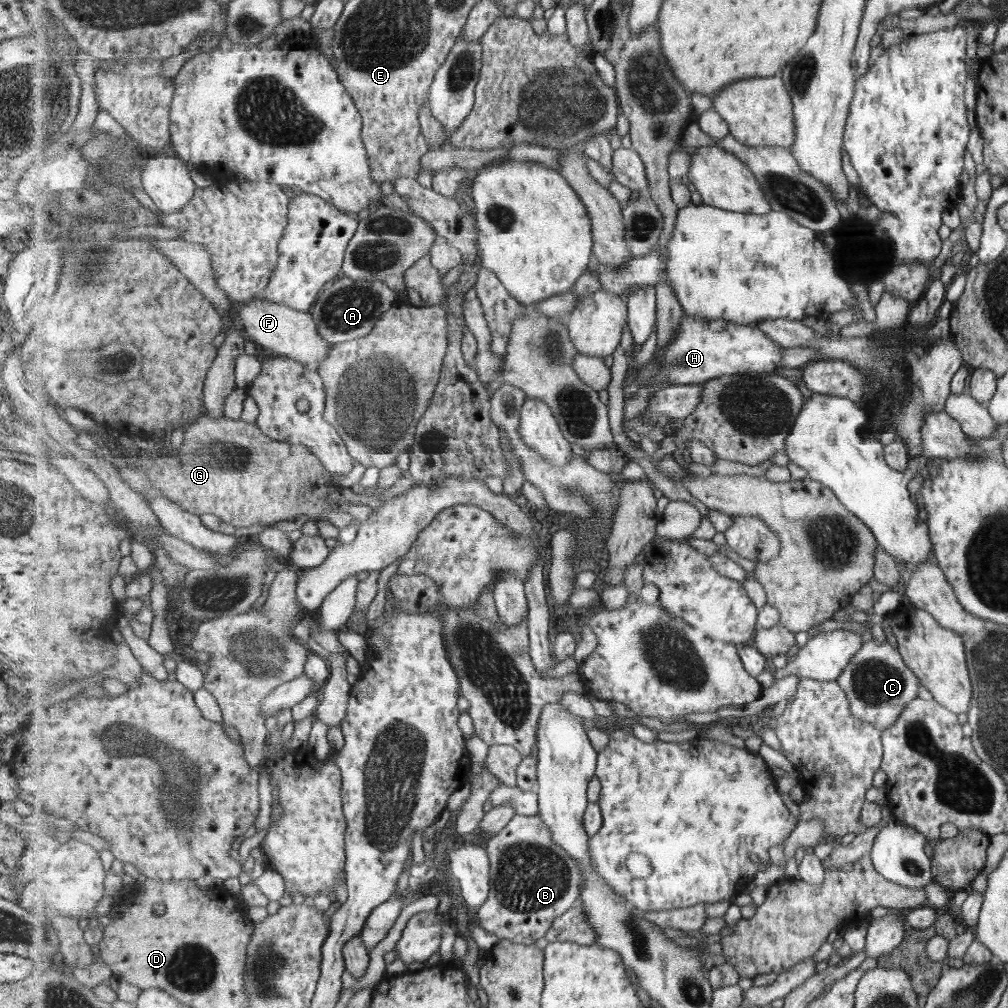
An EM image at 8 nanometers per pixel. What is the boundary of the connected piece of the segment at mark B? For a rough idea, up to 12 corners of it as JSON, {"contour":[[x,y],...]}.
{"contour":[[541,814],[485,844],[480,926],[535,944],[580,898],[581,863]]}

